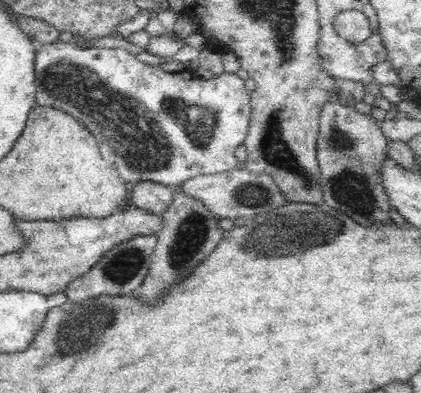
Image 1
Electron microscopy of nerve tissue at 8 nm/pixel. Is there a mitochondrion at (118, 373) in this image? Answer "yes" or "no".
no

